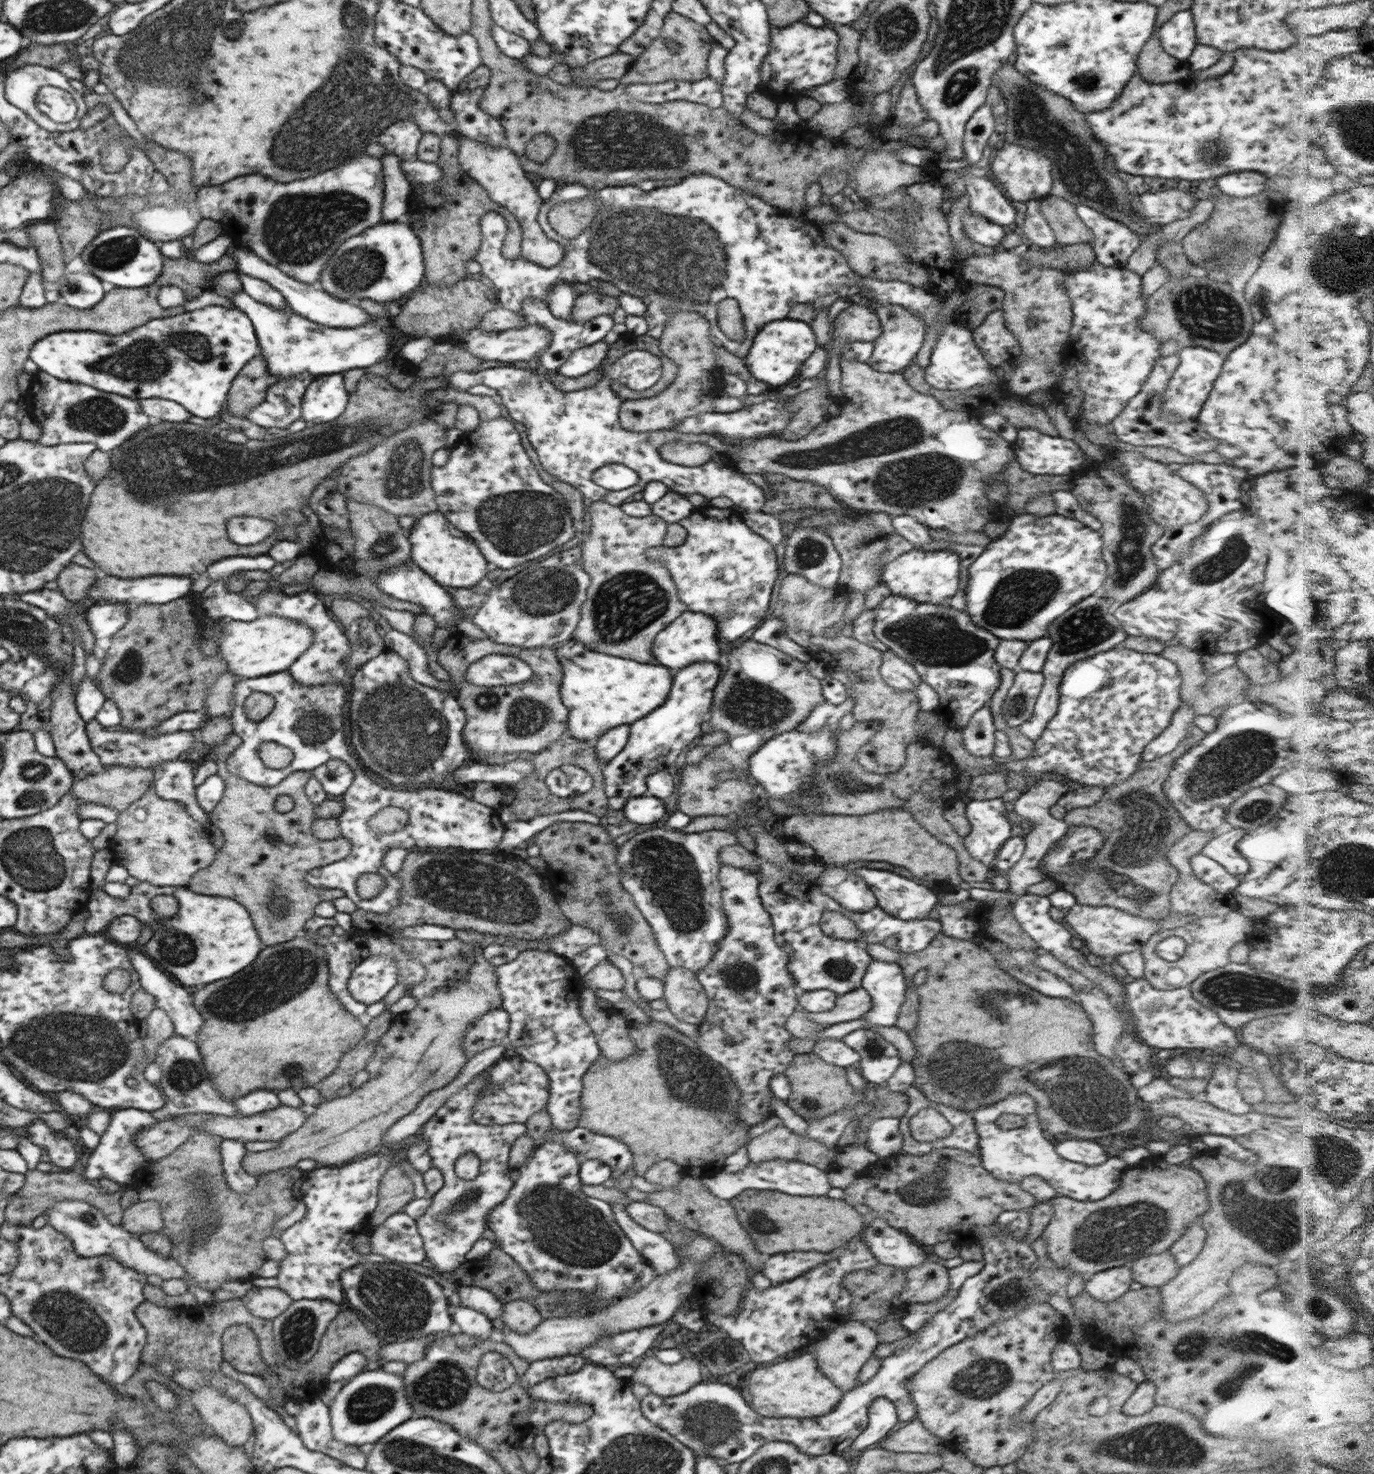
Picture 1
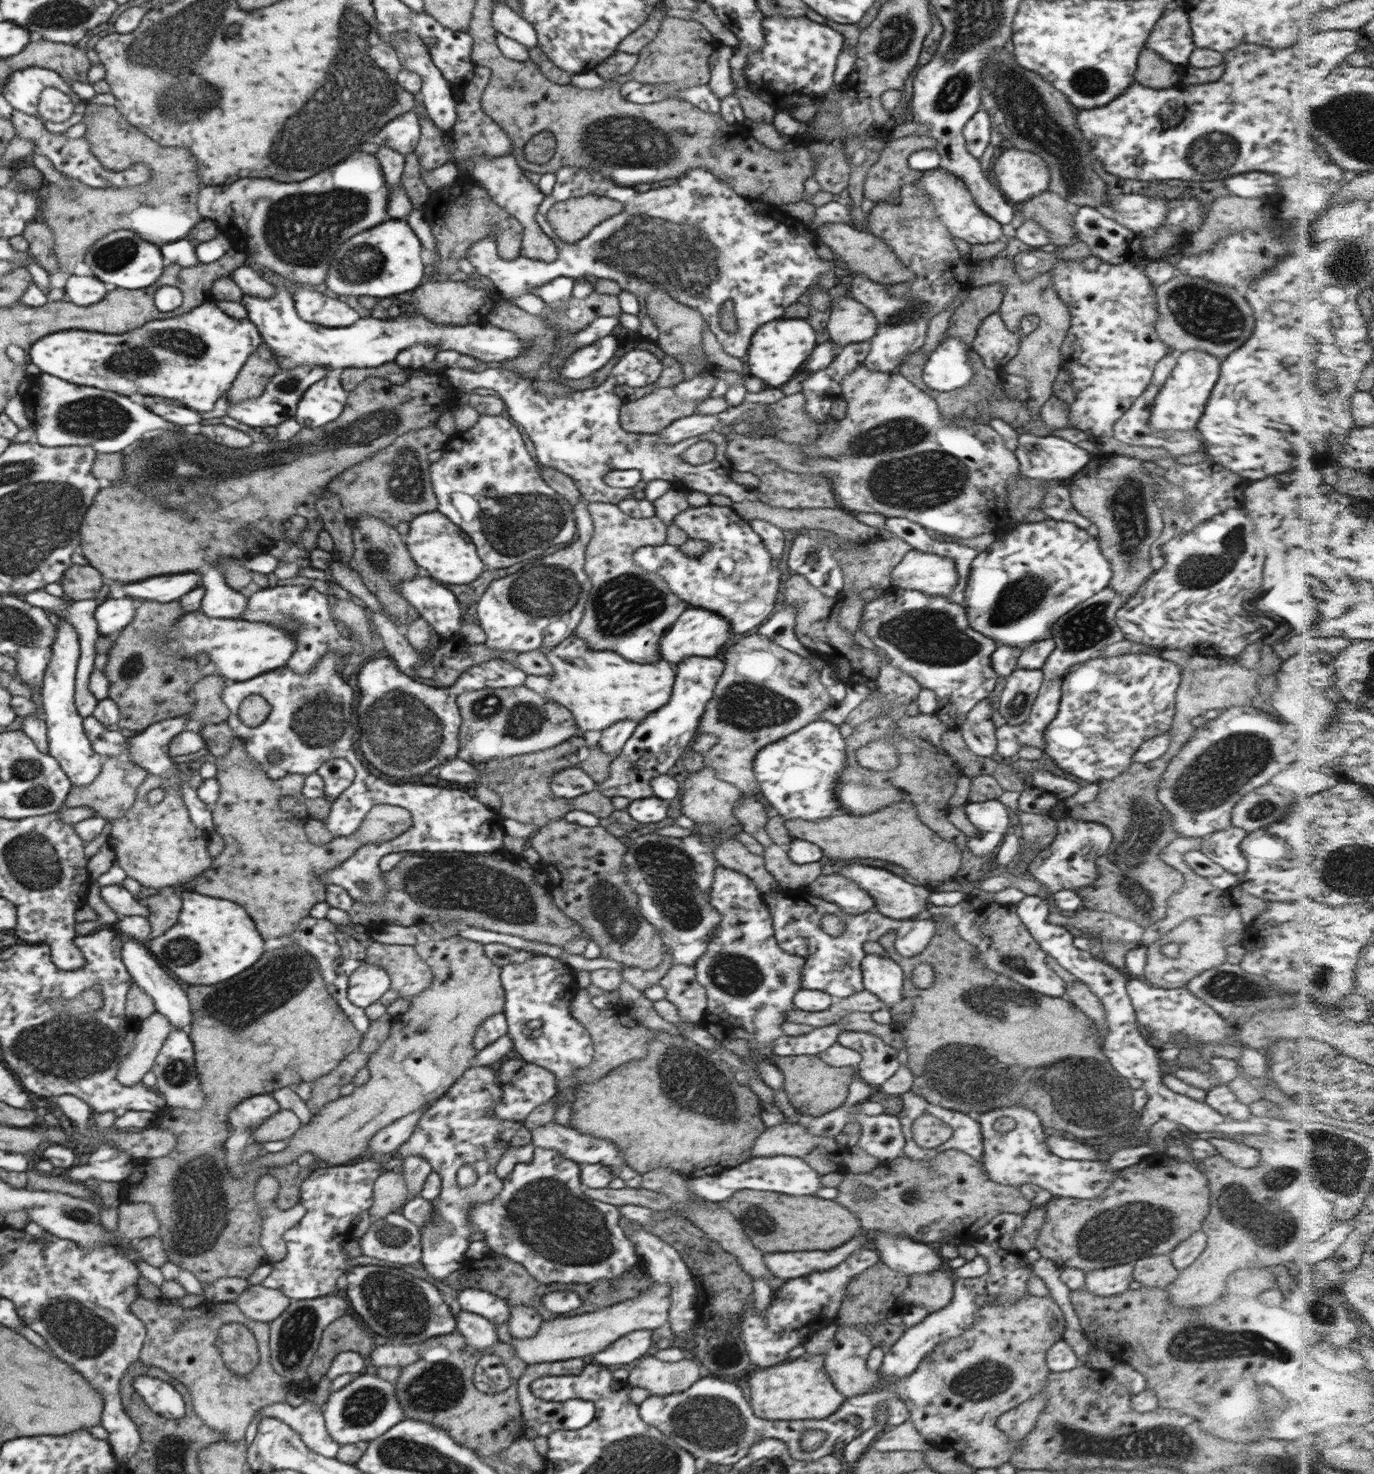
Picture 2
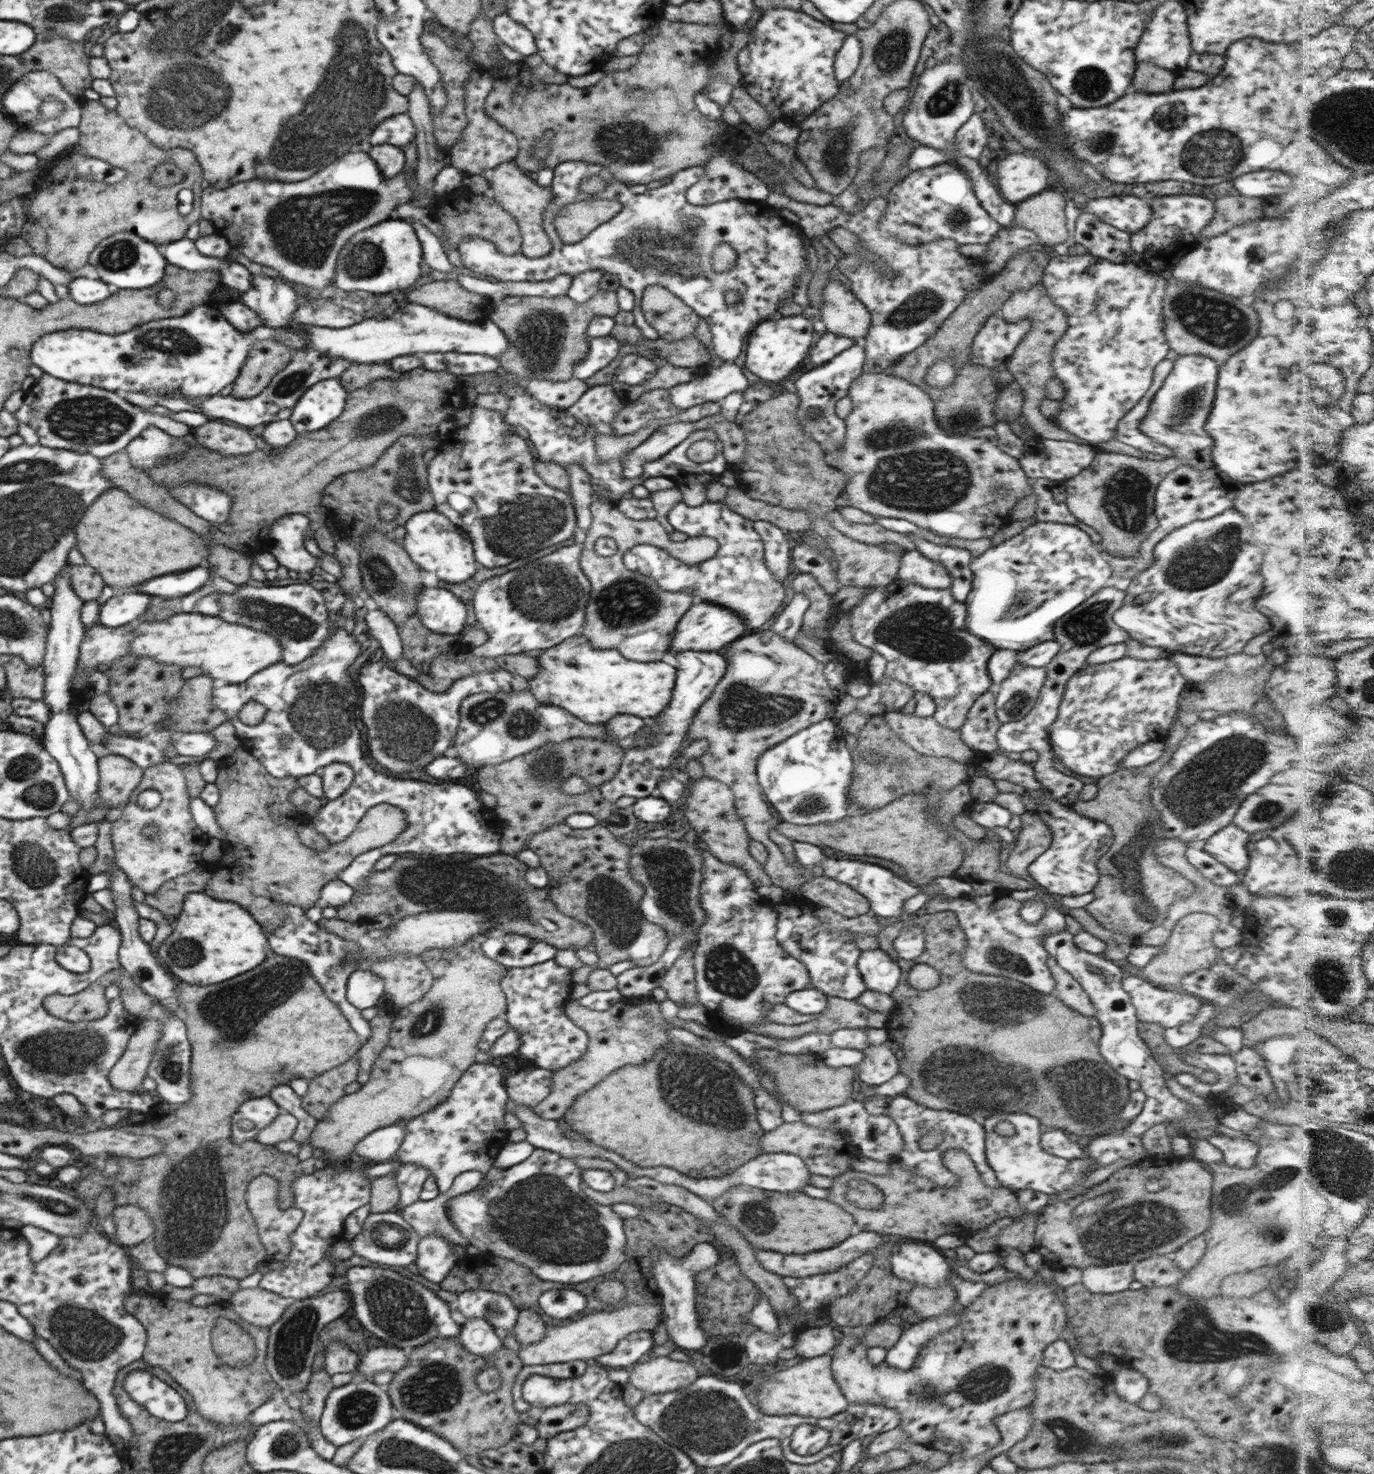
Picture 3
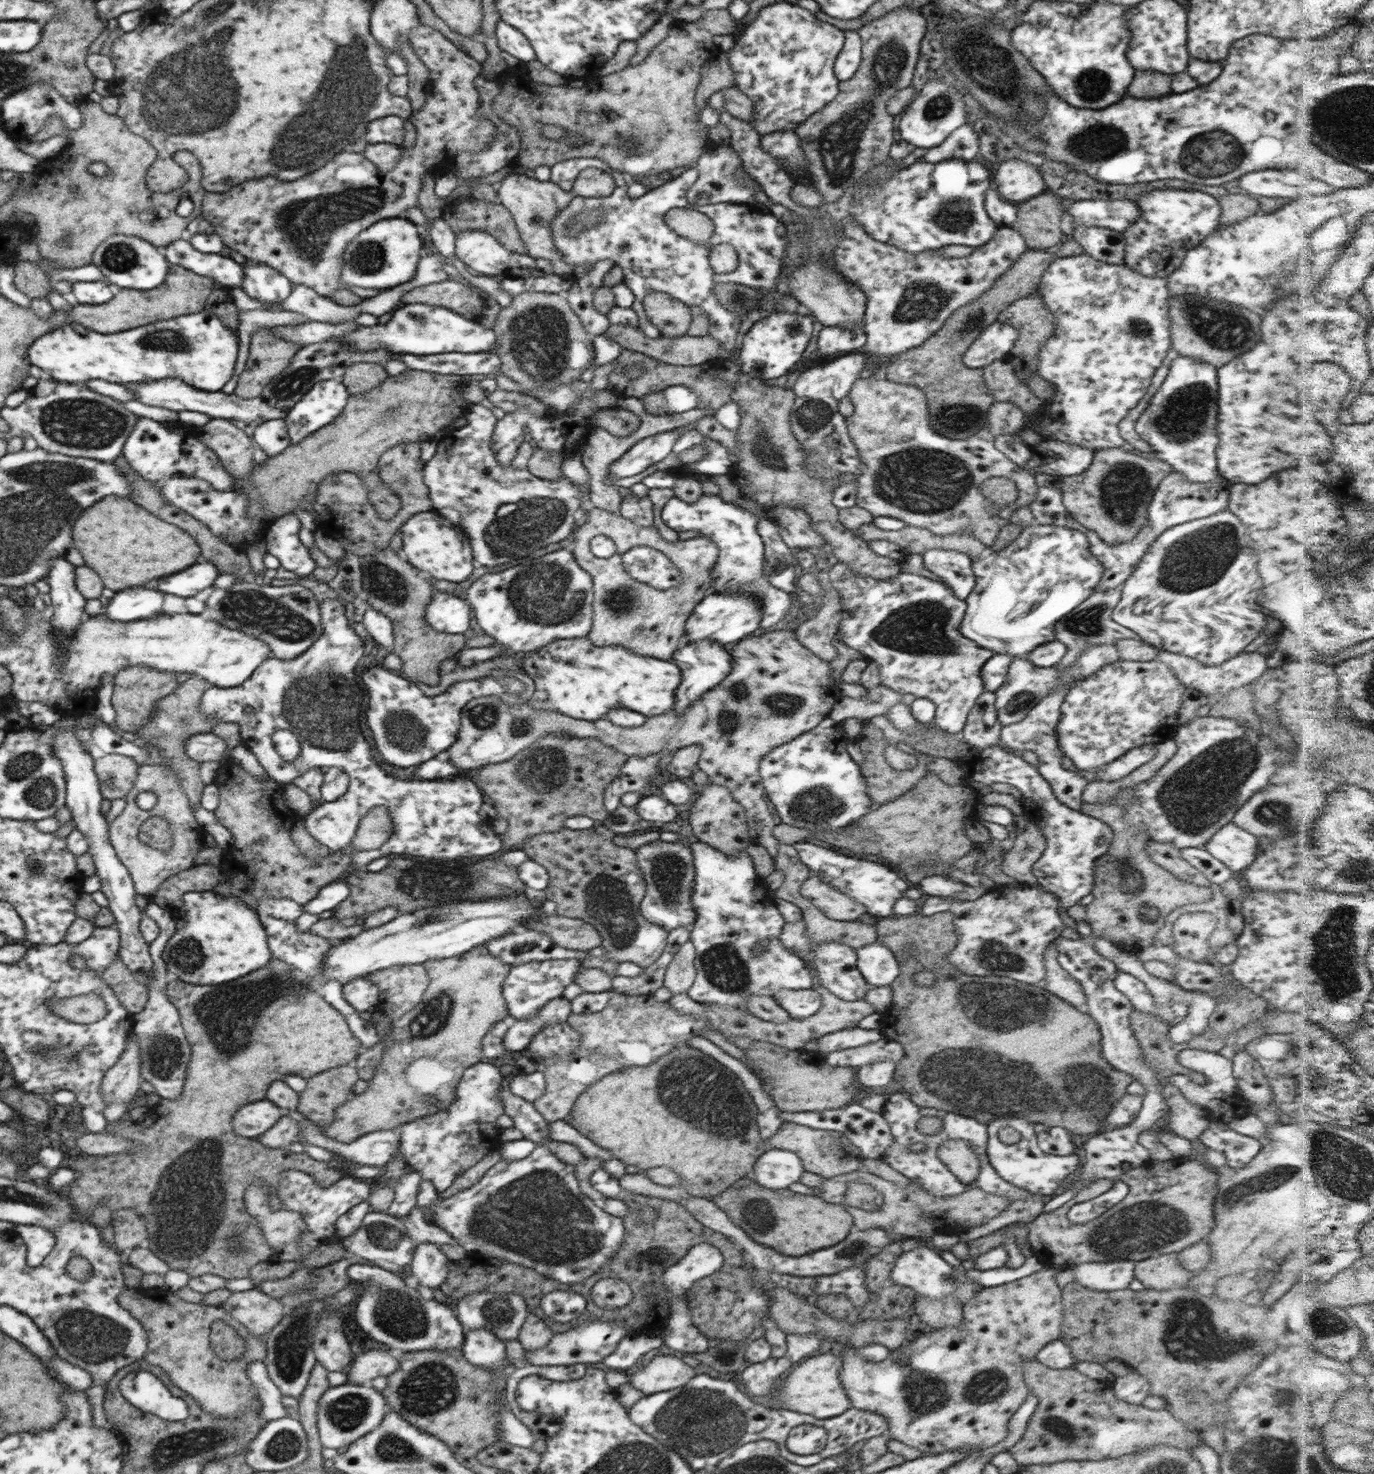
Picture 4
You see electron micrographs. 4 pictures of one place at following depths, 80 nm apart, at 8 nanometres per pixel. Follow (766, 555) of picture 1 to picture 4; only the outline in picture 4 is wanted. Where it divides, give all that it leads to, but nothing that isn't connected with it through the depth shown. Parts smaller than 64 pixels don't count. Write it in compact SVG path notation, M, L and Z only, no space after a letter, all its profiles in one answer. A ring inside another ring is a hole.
M699 496L699 500L688 503L677 498L667 500L661 507L660 518L676 531L697 530L701 537L709 539L718 548L718 555L710 574L711 593L747 593L762 608L759 630L769 631L785 620L798 616L798 600L783 590L771 586L762 574L762 540L756 531L758 518L733 503L721 501L717 496ZM633 546L622 554L621 562L631 578L659 591L669 590L680 581L677 567L662 552L648 546Z

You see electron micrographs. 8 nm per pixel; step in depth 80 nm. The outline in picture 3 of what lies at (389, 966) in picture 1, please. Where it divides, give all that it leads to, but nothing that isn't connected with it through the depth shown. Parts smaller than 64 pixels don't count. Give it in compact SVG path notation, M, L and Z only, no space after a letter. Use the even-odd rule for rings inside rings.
M357 969L346 981L345 997L359 1010L376 1006L383 992L383 981L369 970Z

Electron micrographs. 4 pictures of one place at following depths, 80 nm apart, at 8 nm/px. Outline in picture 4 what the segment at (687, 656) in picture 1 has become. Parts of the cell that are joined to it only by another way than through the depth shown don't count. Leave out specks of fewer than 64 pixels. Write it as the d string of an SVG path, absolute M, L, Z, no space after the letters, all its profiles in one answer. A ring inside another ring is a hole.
M711 593L705 595L690 612L685 621L683 642L701 640L717 641L721 644L738 642L742 638L759 632L762 608L747 593Z

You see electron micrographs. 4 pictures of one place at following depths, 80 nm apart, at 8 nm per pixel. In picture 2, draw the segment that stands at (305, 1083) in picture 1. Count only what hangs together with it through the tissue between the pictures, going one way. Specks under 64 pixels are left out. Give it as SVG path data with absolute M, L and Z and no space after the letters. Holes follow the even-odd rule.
M282 946L265 952L253 966L241 974L219 982L219 988L205 985L188 985L185 994L191 1011L188 1038L191 1041L194 1069L204 1101L199 1110L155 1111L153 1126L168 1130L176 1136L173 1150L163 1158L142 1159L135 1162L129 1176L119 1182L123 1194L122 1202L147 1202L158 1219L156 1233L161 1241L166 1259L190 1273L199 1283L208 1283L221 1277L247 1278L258 1266L265 1263L260 1241L260 1209L252 1199L255 1181L263 1175L273 1175L277 1180L277 1194L273 1198L279 1210L287 1210L299 1202L300 1182L317 1169L321 1163L313 1161L309 1167L299 1166L296 1161L285 1166L259 1167L252 1165L253 1158L266 1152L259 1143L250 1142L242 1148L240 1163L244 1179L236 1179L228 1169L224 1157L224 1142L229 1137L226 1131L227 1111L238 1102L255 1094L270 1094L283 1086L313 1082L316 1078L333 1070L339 1061L357 1050L362 1041L361 1034L339 1008L336 1000L326 991L319 975L315 959L302 946Z

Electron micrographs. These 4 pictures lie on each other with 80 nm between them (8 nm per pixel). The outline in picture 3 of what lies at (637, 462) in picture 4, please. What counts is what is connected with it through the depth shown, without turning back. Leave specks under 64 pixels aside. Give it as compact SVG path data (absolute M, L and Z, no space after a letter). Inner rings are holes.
M679 422L664 425L651 433L641 444L638 444L622 462L621 474L625 480L635 480L642 473L642 464L657 460L667 454L676 444L697 432L693 422Z

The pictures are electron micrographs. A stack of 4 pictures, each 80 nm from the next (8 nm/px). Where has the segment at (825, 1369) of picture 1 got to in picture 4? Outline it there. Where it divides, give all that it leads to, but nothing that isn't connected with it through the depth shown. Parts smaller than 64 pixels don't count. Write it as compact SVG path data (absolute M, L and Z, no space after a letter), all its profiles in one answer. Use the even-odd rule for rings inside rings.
M1043 1267L1029 1276L1013 1280L1009 1283L997 1285L994 1287L982 1287L974 1298L966 1302L962 1306L963 1321L957 1329L937 1329L933 1332L923 1333L909 1346L907 1346L907 1356L901 1360L893 1360L891 1355L878 1363L865 1361L859 1353L857 1353L857 1346L843 1346L839 1352L842 1365L839 1368L839 1382L843 1388L845 1395L849 1399L850 1406L857 1410L865 1410L867 1412L874 1412L879 1416L885 1418L888 1424L887 1433L891 1439L906 1445L910 1449L915 1449L919 1453L941 1453L953 1452L953 1450L965 1450L968 1455L970 1453L979 1454L979 1452L991 1448L995 1444L1001 1442L1006 1437L1007 1422L1011 1418L1012 1413L1016 1408L1027 1398L1031 1393L1027 1384L1024 1383L1023 1370L1026 1365L1030 1365L1035 1361L1037 1352L1049 1344L1053 1340L1060 1338L1060 1323L1063 1320L1063 1306L1061 1304L1061 1291L1060 1287L1055 1283L1056 1268Z

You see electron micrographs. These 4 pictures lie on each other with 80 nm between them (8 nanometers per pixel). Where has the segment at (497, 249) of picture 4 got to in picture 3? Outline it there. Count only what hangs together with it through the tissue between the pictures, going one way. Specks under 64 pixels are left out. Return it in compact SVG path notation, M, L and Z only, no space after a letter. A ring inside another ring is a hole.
M565 161L556 164L552 168L550 189L552 199L542 212L542 227L550 240L551 250L549 254L539 258L527 258L520 252L512 255L504 255L495 248L489 239L479 237L463 237L456 246L461 264L465 268L479 274L484 274L487 279L497 281L542 281L549 280L557 275L574 277L579 272L586 270L600 270L602 274L611 273L617 275L621 287L630 290L635 298L632 313L635 316L634 324L646 339L653 339L657 335L650 324L642 316L639 298L643 286L657 285L668 290L675 297L680 298L683 304L693 309L695 314L705 319L711 333L711 342L715 355L722 361L732 362L745 344L747 335L753 327L761 321L774 318L784 313L784 305L791 295L791 286L797 276L805 270L804 250L801 246L799 225L787 225L778 215L777 208L769 206L765 201L741 201L738 198L711 202L707 206L697 206L686 201L685 191L704 175L703 166L692 166L678 170L672 174L671 181L658 188L649 189L642 194L633 194L628 186L621 184L616 178L612 178L603 165L586 163L585 161ZM595 174L606 181L603 191L593 194L594 198L612 200L621 204L621 210L614 214L607 223L599 224L597 228L588 232L579 242L567 244L560 242L555 236L553 219L564 204L576 202L578 196L579 181L587 176ZM687 217L697 217L700 224L695 229L682 224ZM717 245L729 245L736 254L735 264L723 272L715 272L711 268L712 250ZM737 291L740 299L731 306L723 305L723 292Z

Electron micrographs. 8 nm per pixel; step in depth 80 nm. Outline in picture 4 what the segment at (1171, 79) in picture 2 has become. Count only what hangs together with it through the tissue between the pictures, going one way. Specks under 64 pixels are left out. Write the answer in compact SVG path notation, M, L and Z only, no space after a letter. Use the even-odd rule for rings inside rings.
M1135 70L1127 86L1126 95L1133 98L1159 98L1170 94L1171 75L1154 70Z

